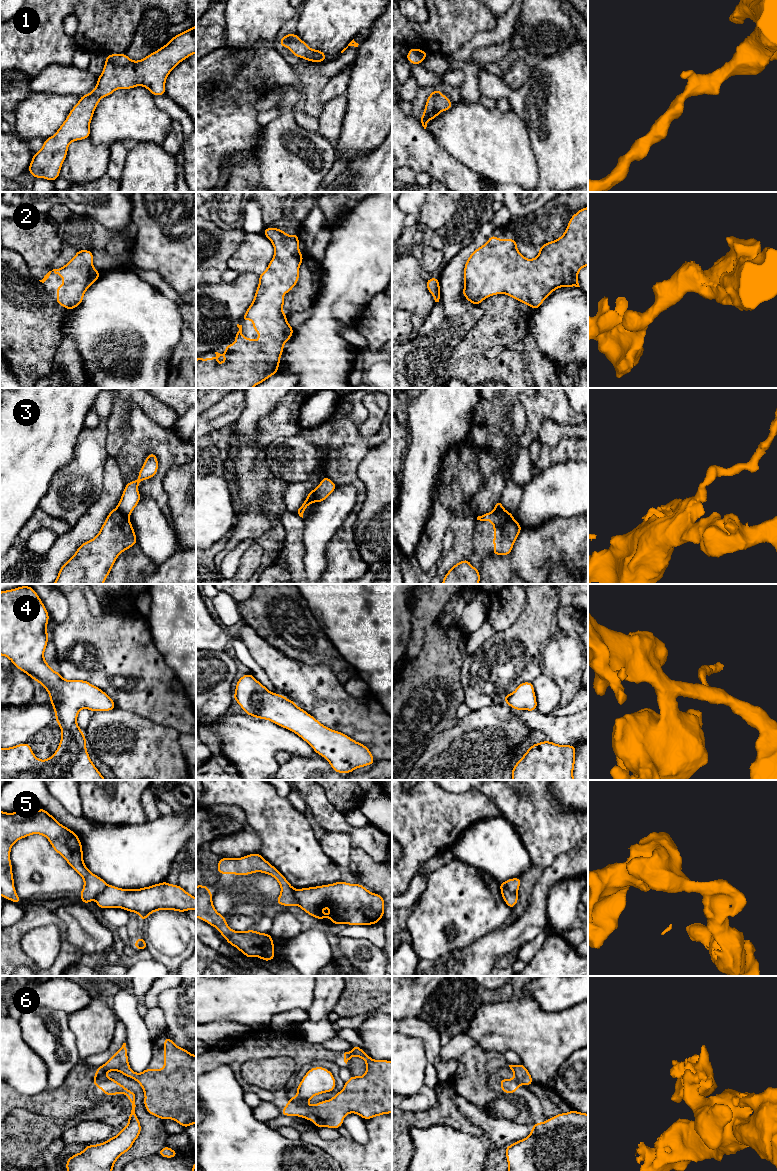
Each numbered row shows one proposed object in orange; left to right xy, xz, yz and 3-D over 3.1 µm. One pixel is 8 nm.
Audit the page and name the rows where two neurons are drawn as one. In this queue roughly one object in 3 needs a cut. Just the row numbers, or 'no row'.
3, 5, 6

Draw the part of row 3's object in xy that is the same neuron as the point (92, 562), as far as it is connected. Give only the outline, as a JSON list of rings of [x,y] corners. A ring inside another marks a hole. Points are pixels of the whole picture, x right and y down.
[[[113,509],[97,536],[81,544],[60,568],[53,584],[103,584],[118,556],[136,542],[128,516]]]

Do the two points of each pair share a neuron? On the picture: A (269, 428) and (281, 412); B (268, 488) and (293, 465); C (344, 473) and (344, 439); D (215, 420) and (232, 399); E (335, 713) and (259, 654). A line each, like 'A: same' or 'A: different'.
A: same
B: different
C: same
D: same
E: same

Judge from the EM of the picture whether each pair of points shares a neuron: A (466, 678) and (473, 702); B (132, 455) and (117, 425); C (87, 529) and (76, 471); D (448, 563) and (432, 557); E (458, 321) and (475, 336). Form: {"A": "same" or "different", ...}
{"A": "same", "B": "different", "C": "different", "D": "same", "E": "different"}

